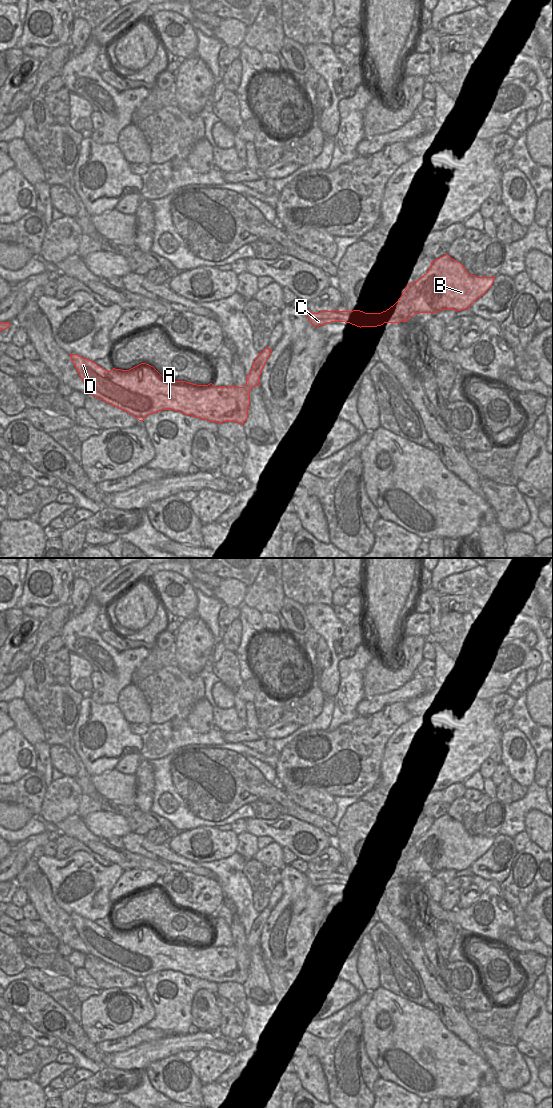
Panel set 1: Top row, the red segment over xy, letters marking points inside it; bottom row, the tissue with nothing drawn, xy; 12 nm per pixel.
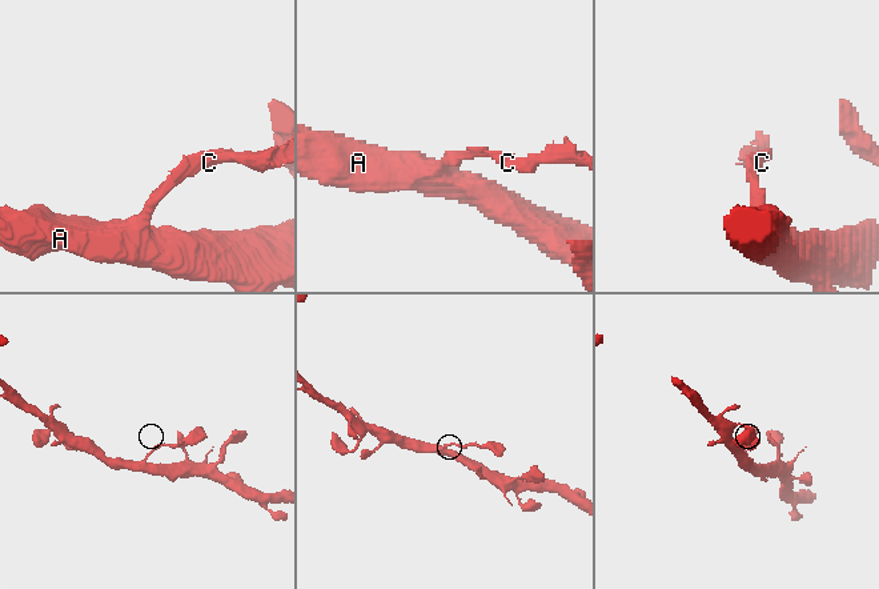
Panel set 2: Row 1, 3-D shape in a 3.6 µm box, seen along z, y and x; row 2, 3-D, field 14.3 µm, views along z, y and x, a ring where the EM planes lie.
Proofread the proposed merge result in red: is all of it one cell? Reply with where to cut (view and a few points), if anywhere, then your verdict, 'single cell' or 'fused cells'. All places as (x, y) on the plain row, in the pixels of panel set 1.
no cut | single cell

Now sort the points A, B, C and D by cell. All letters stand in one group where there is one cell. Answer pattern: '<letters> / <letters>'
A B C D

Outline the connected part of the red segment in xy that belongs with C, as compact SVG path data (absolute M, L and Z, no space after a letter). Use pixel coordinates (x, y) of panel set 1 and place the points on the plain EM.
M446 814L432 821L427 833L414 843L409 843L398 861L386 871L308 871L306 877L316 888L331 882L345 882L361 888L407 882L416 873L462 871L469 869L483 856L492 846L494 839L495 837L470 835L460 822Z

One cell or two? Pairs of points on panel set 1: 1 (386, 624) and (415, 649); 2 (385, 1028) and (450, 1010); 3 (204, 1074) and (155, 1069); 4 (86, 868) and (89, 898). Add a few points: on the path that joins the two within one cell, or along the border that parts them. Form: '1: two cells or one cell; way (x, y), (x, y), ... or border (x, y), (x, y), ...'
1: two cells; border (402, 635), (398, 644)
2: two cells; border (435, 1010), (442, 1024), (451, 1033)
3: two cells; border (188, 1063), (191, 1071), (203, 1084)
4: one cell; way (86, 875), (86, 891)

